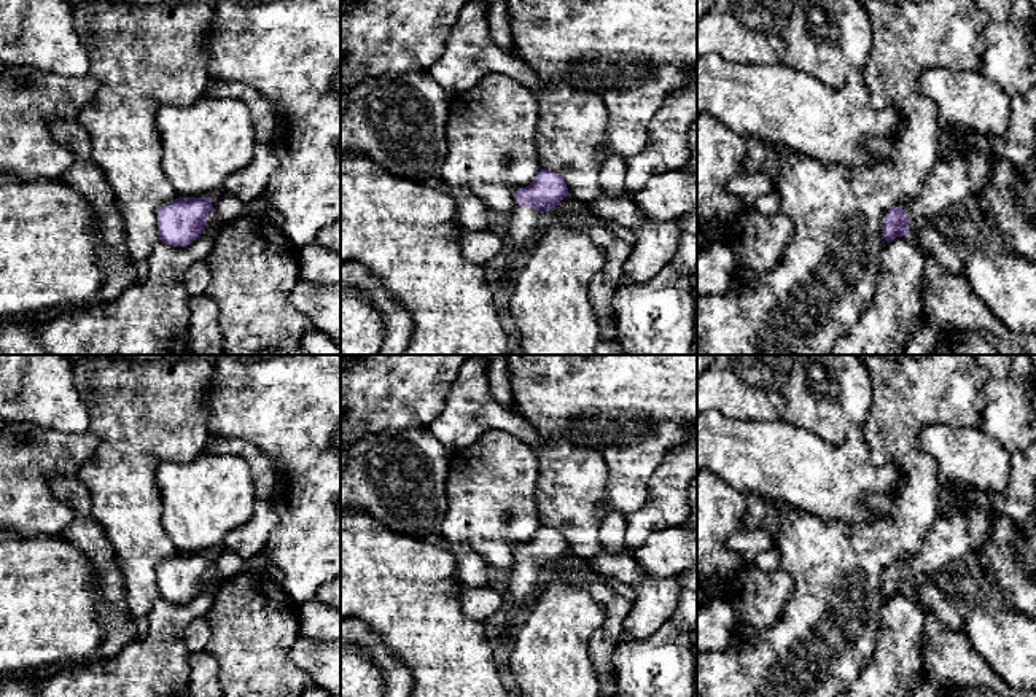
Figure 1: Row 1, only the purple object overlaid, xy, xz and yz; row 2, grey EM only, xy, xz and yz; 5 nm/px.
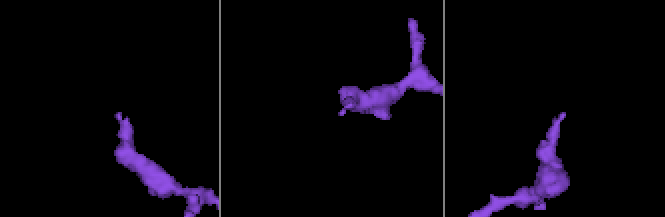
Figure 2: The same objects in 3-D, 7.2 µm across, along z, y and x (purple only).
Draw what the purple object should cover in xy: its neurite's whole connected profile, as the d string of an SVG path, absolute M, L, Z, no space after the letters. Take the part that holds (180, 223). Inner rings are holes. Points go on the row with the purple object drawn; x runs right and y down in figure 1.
M178 197L158 208L159 240L172 247L193 243L207 224L212 197Z

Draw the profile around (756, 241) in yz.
M750 207L726 231L724 242L732 251L737 272L761 274L775 267L791 239L793 221Z

